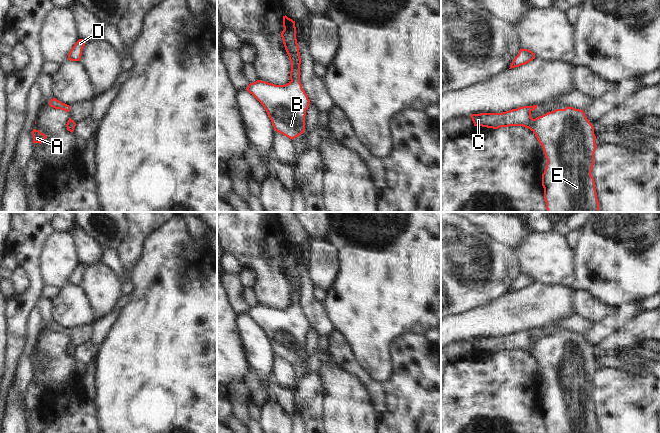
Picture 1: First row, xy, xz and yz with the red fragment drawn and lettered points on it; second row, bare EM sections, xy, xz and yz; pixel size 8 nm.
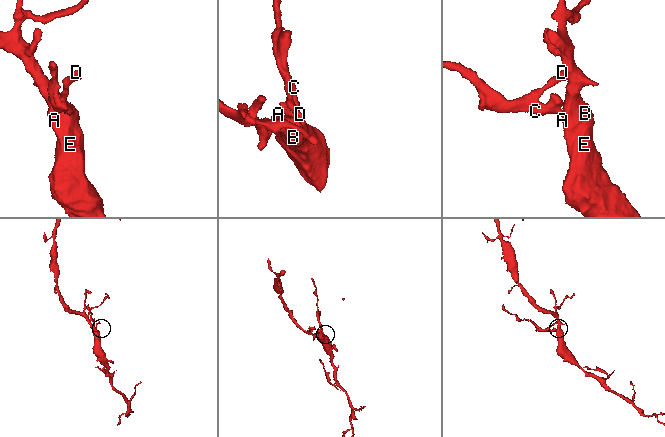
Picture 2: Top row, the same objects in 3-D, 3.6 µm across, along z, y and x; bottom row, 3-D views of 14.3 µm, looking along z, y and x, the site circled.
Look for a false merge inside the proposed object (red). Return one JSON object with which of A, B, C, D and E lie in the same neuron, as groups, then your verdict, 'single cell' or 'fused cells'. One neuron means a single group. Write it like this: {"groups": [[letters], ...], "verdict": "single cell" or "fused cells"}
{"groups": [["A", "B", "C", "D", "E"]], "verdict": "single cell"}

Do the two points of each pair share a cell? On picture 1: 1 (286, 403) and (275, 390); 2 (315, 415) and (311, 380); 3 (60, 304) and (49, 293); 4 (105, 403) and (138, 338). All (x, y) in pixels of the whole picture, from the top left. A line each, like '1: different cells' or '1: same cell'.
1: same cell
2: same cell
3: different cells
4: same cell

